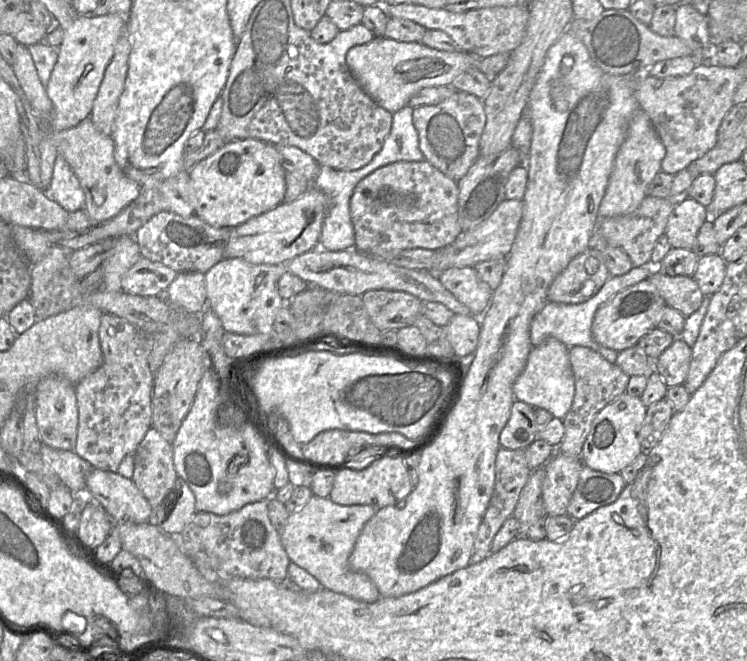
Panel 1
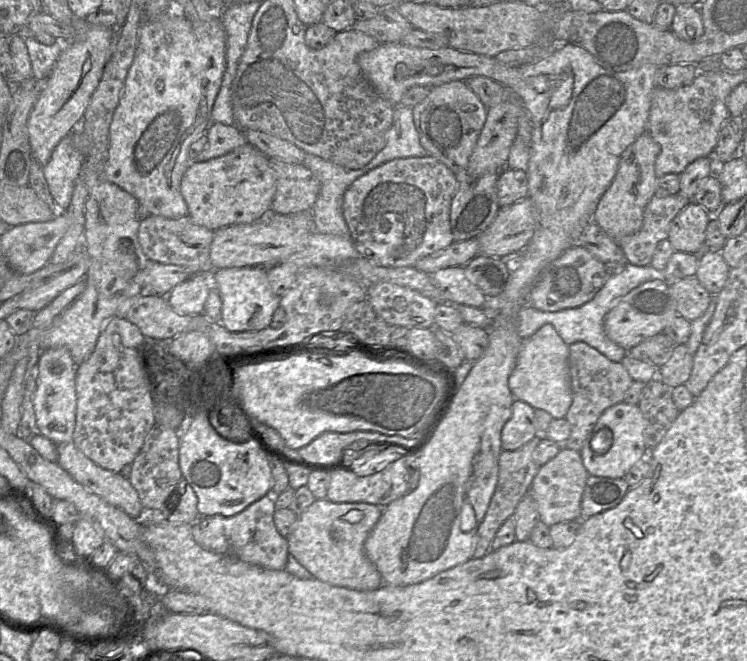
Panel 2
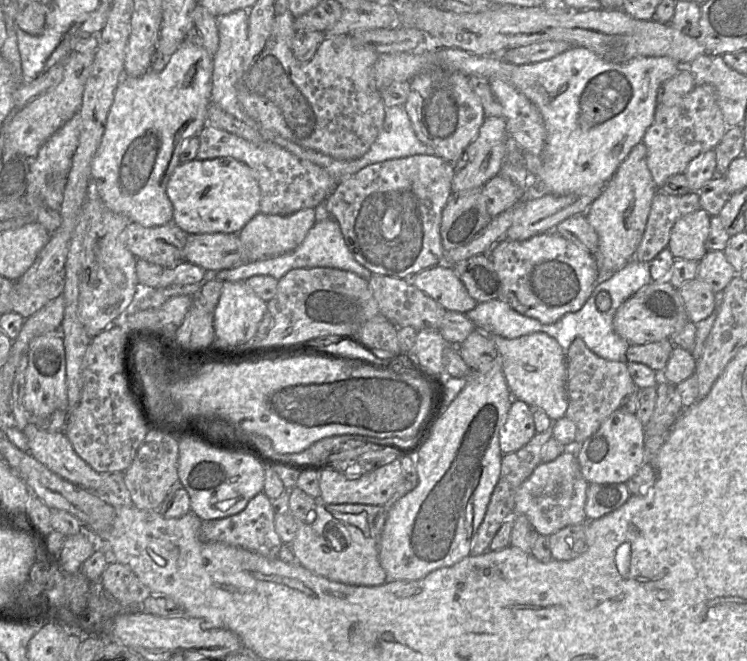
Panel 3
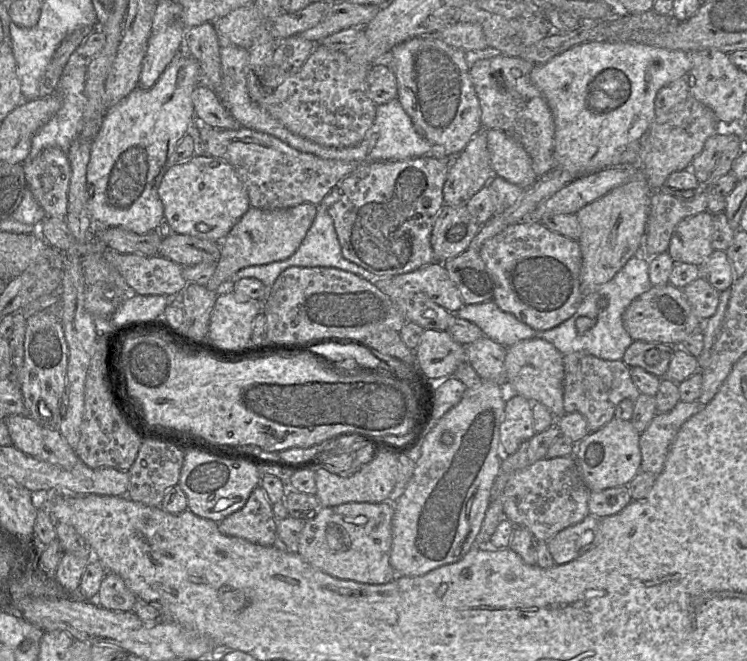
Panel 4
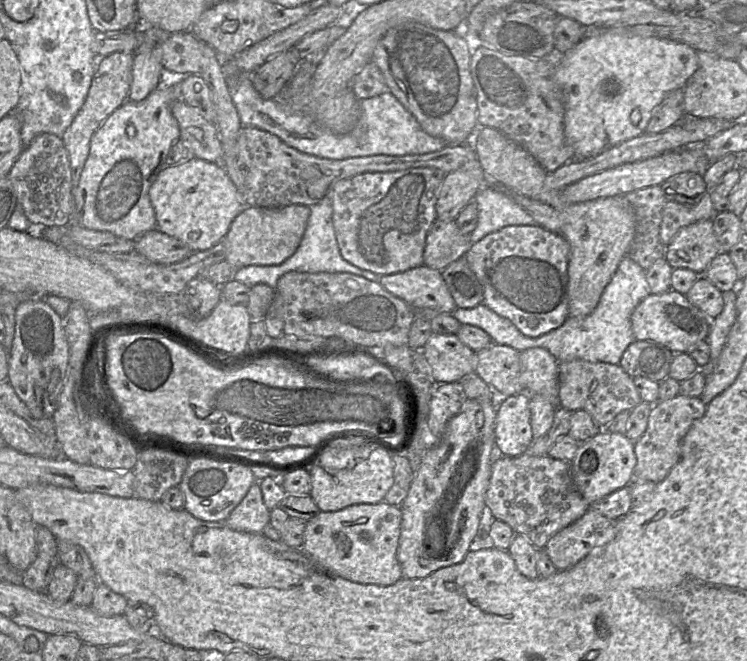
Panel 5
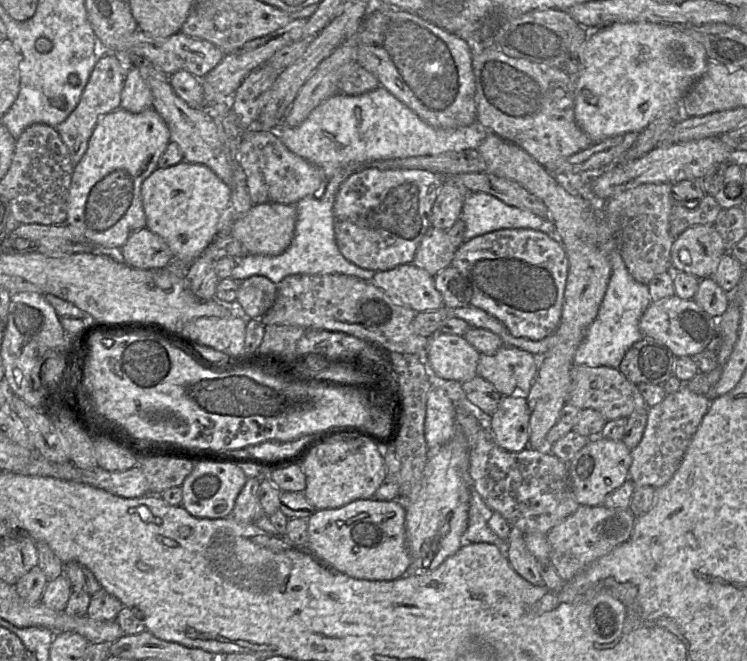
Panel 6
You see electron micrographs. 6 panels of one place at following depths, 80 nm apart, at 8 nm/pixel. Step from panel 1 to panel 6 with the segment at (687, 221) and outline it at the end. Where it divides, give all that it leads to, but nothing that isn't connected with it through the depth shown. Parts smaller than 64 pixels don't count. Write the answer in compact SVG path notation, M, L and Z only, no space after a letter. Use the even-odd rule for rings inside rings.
M714 224L693 225L674 239L670 251L672 271L685 272L699 280L712 277L727 252Z

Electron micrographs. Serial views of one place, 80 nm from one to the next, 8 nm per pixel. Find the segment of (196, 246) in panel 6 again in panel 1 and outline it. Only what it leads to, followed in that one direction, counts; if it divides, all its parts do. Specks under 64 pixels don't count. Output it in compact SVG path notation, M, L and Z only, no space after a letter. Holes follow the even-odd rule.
M257 139L227 141L218 151L189 171L189 200L195 214L216 228L234 228L260 216L283 202L286 192L286 170L275 145Z

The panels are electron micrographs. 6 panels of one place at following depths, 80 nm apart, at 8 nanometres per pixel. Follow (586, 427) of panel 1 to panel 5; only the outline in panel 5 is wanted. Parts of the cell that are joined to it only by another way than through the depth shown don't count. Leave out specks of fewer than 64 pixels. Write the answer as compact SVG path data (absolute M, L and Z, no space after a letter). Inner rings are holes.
M581 359L559 362L559 400L560 406L568 410L587 411L601 429L620 412L631 411L642 402L633 378L620 364L593 363Z

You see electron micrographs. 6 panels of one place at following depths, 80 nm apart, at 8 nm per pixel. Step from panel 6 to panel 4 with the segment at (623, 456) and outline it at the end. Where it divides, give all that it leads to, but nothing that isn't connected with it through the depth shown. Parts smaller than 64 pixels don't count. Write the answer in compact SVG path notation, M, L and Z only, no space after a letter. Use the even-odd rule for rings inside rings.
M614 417L602 428L589 433L576 444L575 458L581 476L590 491L627 485L641 471L640 434L630 420Z

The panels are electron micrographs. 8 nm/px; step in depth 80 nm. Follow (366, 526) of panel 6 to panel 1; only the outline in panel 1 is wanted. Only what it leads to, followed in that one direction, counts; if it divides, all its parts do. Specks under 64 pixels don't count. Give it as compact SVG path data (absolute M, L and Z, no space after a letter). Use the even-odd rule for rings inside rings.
M313 495L304 506L290 513L280 533L281 543L291 562L314 576L323 588L373 603L381 598L377 587L366 574L352 570L348 560L364 525L375 513L370 505L339 505L329 497Z

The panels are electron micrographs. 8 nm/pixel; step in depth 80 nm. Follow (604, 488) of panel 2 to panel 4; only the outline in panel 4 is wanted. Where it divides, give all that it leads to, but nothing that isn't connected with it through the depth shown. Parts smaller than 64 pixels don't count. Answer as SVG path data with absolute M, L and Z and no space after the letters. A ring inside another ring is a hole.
M627 485L591 491L588 502L589 512L599 518L607 517L620 512L632 500Z

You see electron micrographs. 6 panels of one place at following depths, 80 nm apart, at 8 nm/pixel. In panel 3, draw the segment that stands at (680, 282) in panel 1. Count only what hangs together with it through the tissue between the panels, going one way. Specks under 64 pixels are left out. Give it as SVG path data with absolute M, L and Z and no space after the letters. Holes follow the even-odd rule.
M698 277L688 280L678 291L692 323L699 323L713 312L715 293L703 280Z

